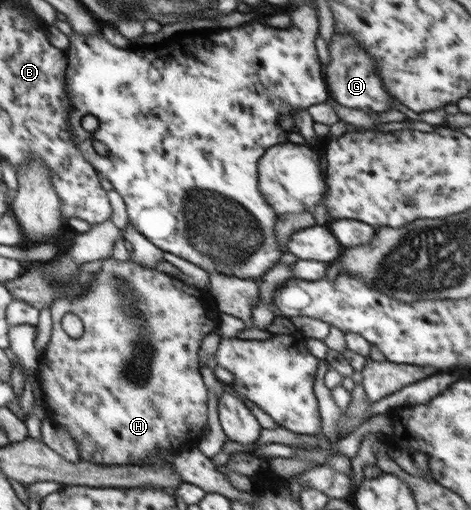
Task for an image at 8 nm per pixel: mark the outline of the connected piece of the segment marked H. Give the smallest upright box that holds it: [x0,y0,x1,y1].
[38,257,220,466]

